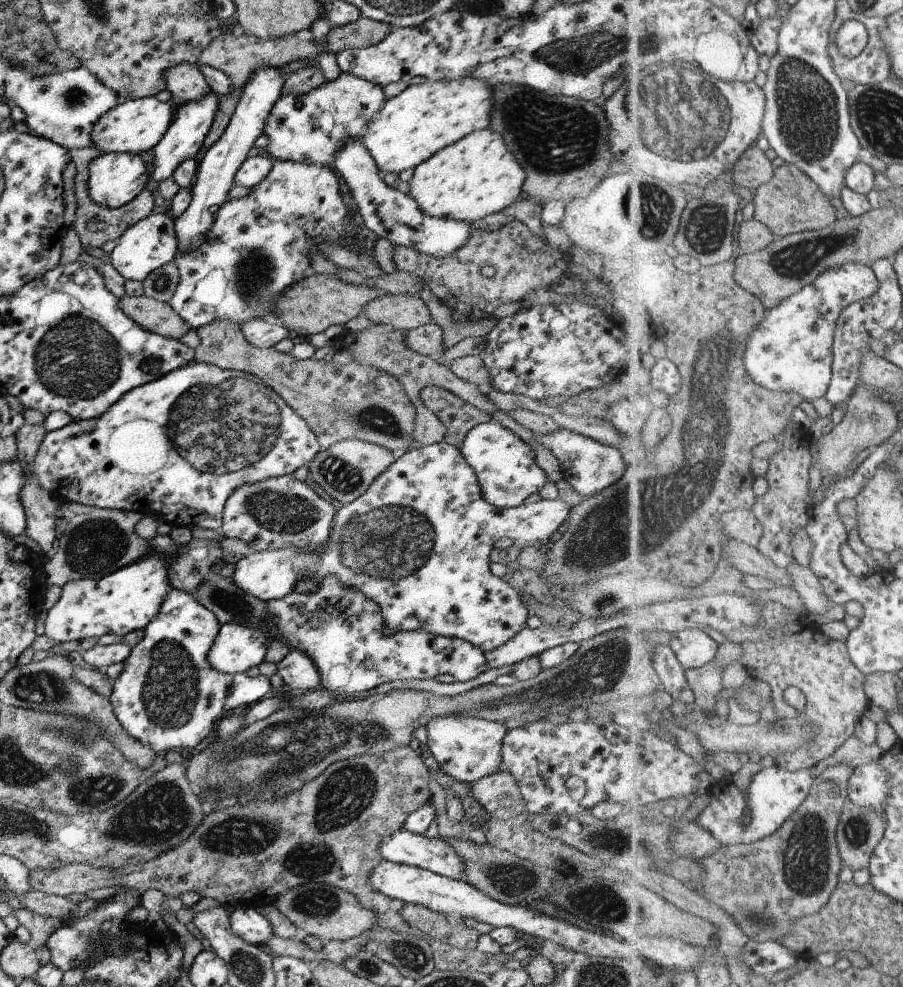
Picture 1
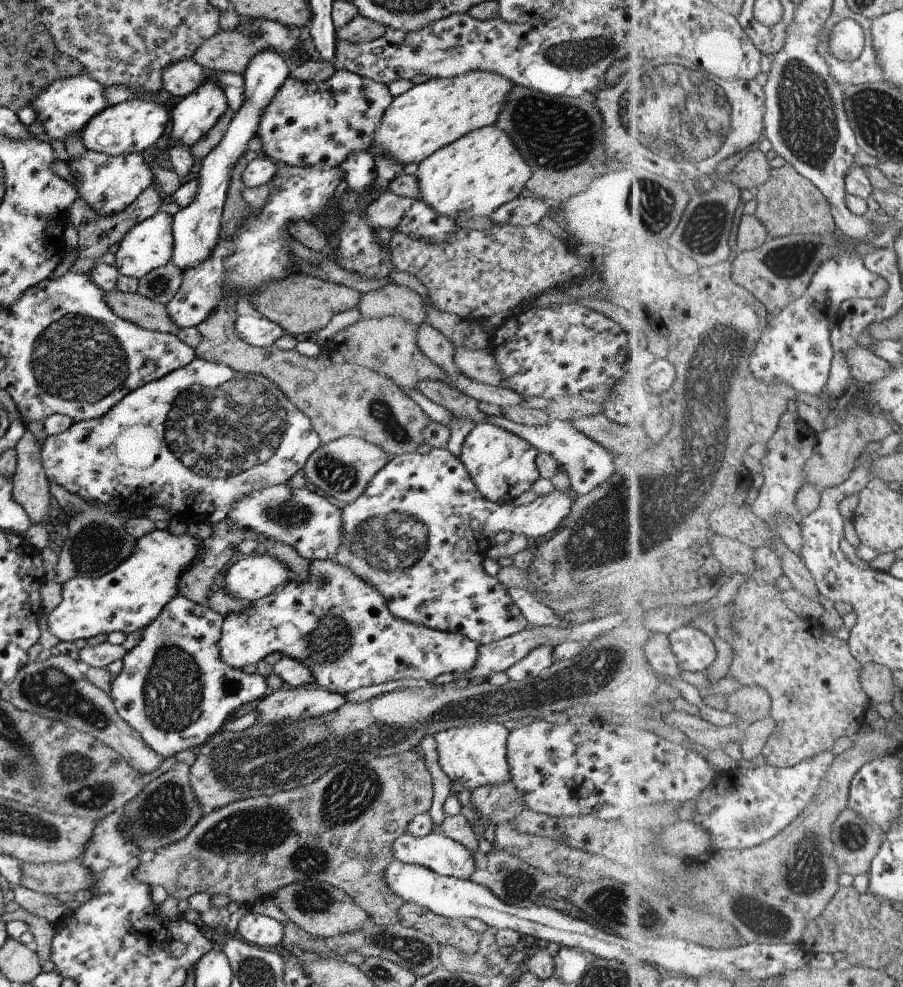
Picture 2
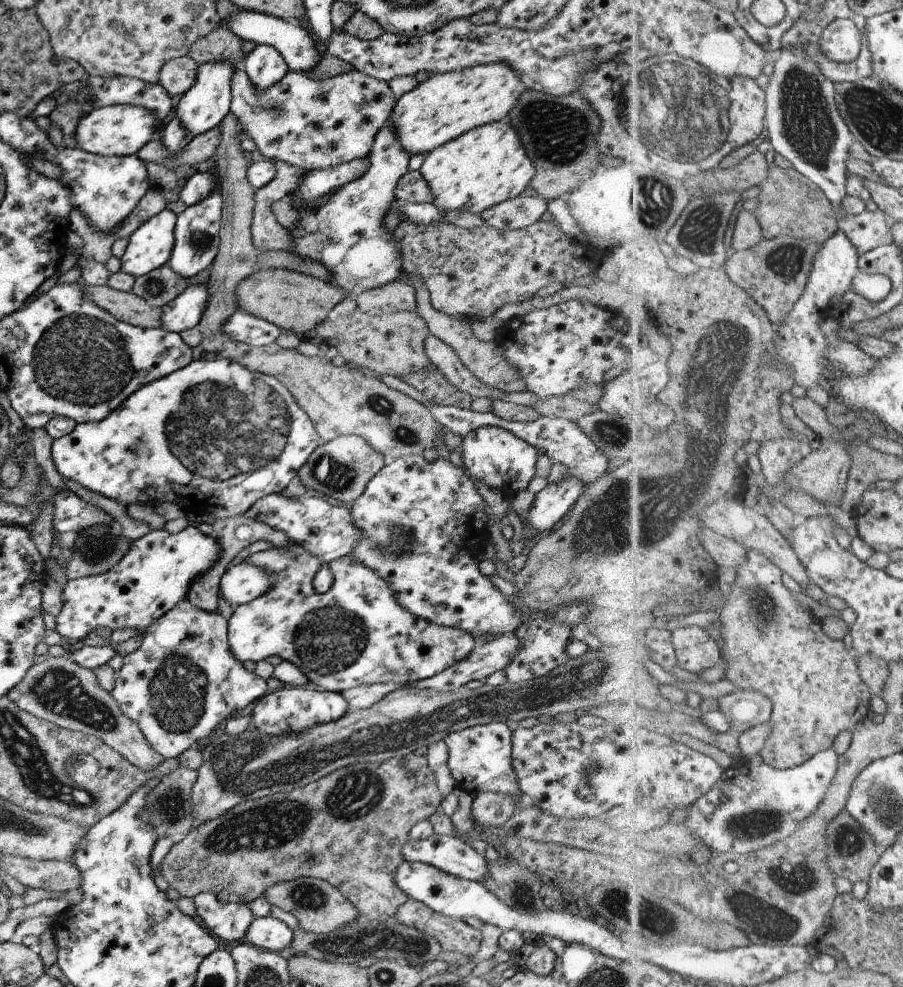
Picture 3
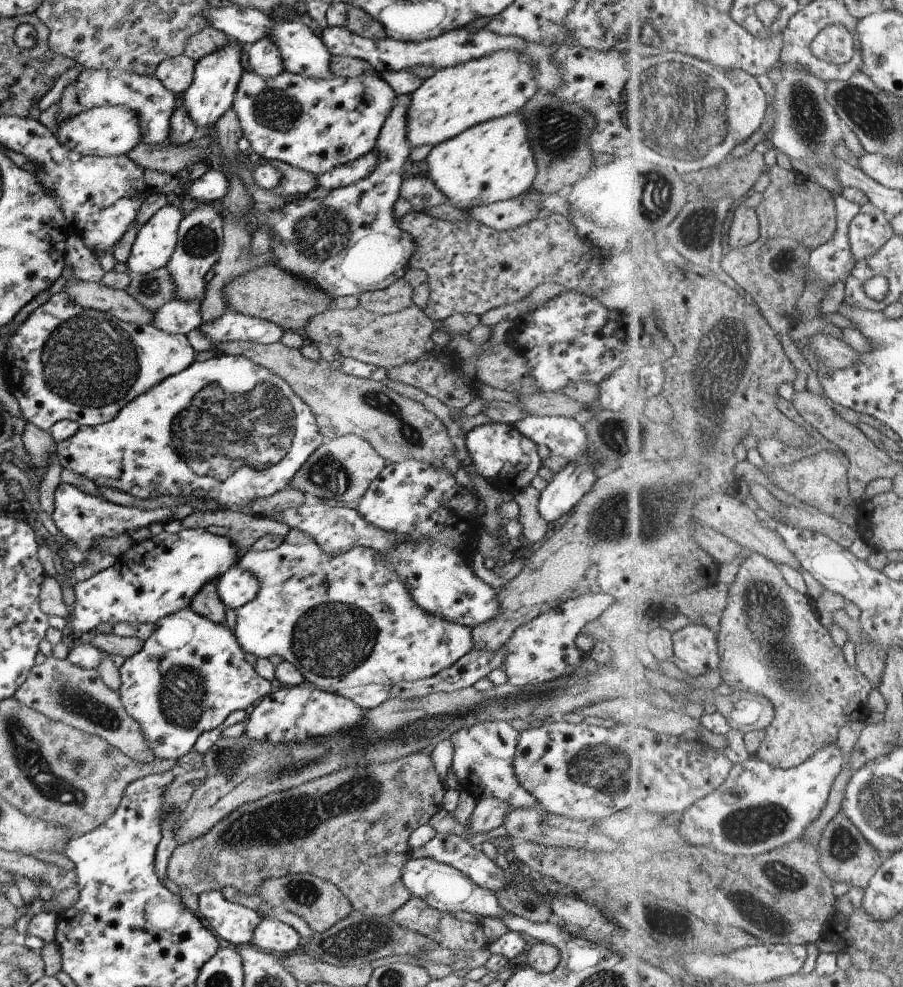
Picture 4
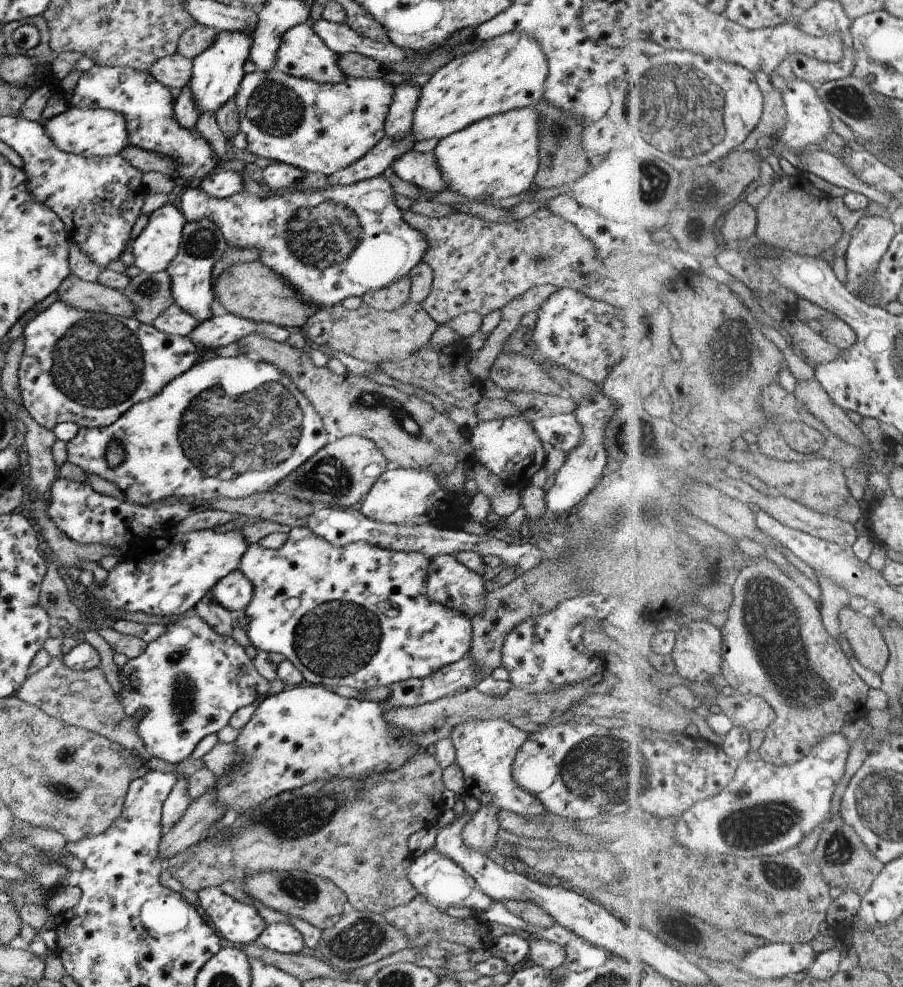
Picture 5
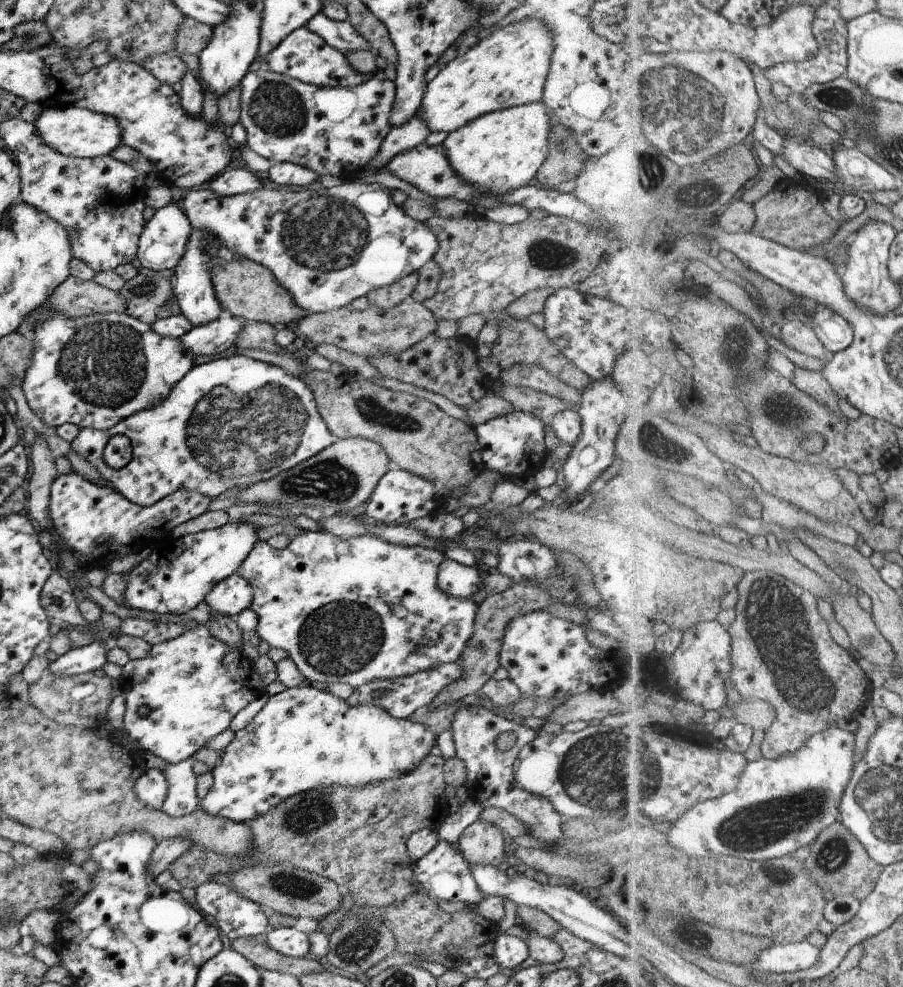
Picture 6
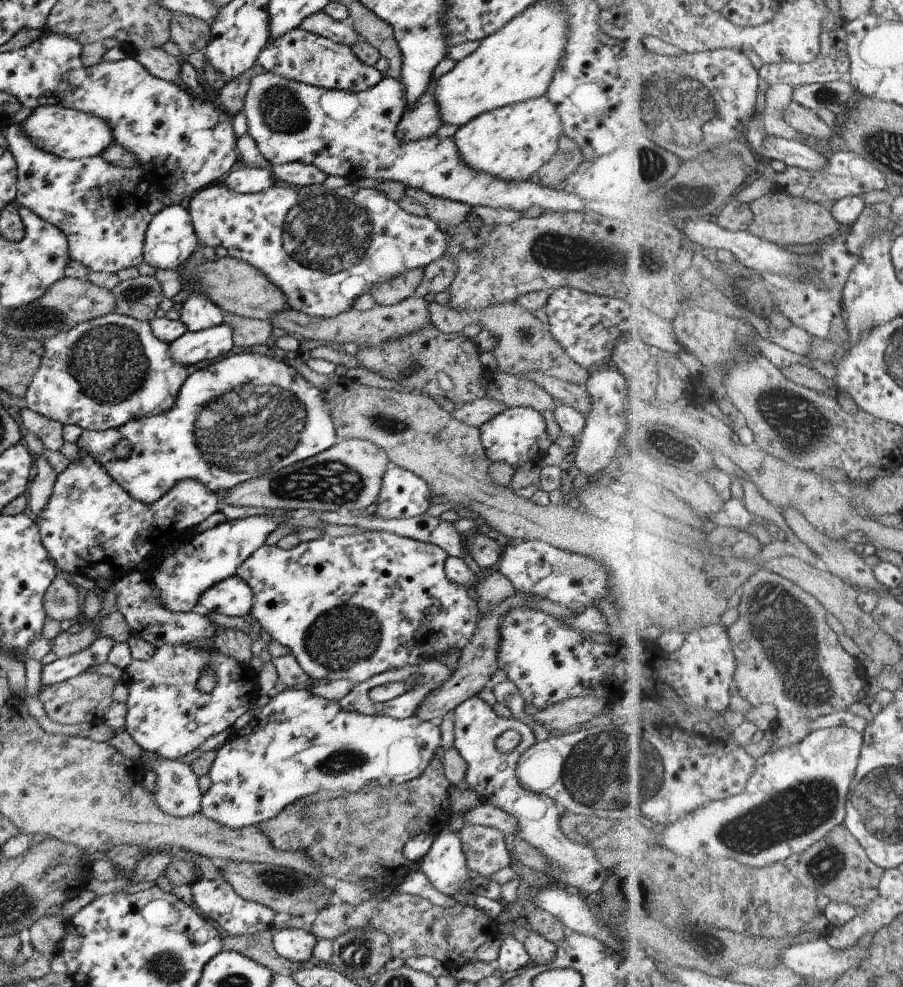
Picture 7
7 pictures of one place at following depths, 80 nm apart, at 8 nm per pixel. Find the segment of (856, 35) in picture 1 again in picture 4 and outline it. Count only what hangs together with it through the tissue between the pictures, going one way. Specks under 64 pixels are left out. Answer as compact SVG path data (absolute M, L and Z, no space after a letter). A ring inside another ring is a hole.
M842 24L827 26L816 36L811 49L817 58L835 65L851 62L860 51L859 42L853 40L851 32Z

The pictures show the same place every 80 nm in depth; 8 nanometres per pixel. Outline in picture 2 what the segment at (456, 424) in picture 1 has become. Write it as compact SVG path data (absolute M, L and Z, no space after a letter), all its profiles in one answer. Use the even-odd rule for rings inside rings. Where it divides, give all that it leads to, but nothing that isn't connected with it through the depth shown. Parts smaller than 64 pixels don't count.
M422 380L416 382L416 388L429 400L449 409L456 417L467 417L474 424L484 422L486 416L477 409L477 402L445 381Z

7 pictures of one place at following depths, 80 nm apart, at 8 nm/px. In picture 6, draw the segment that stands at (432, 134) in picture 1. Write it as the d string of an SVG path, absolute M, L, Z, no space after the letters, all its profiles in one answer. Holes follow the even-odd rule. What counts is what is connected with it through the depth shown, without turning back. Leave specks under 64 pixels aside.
M525 17L491 31L479 38L473 48L462 56L456 56L441 67L437 75L426 84L420 107L415 115L419 115L425 121L430 132L450 133L482 114L539 101L550 67L552 46L552 34L548 26L536 18Z

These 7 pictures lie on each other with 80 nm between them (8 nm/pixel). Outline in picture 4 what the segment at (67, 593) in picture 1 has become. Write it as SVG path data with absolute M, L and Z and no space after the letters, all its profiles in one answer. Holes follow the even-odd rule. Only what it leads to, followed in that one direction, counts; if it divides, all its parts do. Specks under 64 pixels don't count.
M180 529L175 534L161 532L150 536L147 540L133 543L121 554L113 566L96 573L83 581L71 581L74 601L69 607L69 614L65 616L65 626L68 624L71 634L82 634L84 639L91 635L98 624L151 624L159 618L168 616L181 608L188 608L191 598L201 590L205 582L217 580L221 574L236 565L240 552L231 544L227 536L213 536L204 529Z

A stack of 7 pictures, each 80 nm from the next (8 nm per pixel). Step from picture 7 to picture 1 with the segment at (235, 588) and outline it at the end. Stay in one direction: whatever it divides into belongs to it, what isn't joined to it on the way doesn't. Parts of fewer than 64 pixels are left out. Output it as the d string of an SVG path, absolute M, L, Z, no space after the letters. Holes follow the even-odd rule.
M444 441L434 445L424 445L421 448L409 449L403 455L394 460L387 468L379 473L367 487L365 492L362 492L355 500L350 503L339 505L333 515L331 530L326 546L318 547L317 549L306 549L305 551L293 548L285 549L267 549L262 551L253 551L247 556L235 558L234 570L232 577L234 585L240 588L243 592L262 600L263 602L278 599L285 596L289 591L294 589L295 580L299 580L301 576L313 576L320 583L320 580L325 575L333 575L338 578L342 586L346 589L353 589L367 598L370 598L381 611L384 623L388 631L423 631L442 637L458 638L462 641L474 644L480 651L488 652L488 650L496 649L504 642L507 642L516 632L519 632L526 626L526 617L530 614L527 612L519 594L515 589L509 587L499 577L494 576L489 571L489 551L493 548L493 542L497 538L510 538L516 544L534 545L539 544L539 541L547 541L547 538L559 528L563 520L568 518L569 507L560 499L542 499L535 502L521 503L516 507L497 508L483 500L479 485L477 484L476 476L470 469L470 466L464 461L457 447L448 445Z

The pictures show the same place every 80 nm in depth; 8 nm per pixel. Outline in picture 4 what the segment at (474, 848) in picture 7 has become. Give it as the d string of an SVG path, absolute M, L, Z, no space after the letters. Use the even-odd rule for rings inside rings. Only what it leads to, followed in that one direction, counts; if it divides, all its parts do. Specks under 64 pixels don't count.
M482 797L477 800L475 809L469 818L466 829L473 834L493 831L493 829L504 825L504 820L510 807L497 798Z

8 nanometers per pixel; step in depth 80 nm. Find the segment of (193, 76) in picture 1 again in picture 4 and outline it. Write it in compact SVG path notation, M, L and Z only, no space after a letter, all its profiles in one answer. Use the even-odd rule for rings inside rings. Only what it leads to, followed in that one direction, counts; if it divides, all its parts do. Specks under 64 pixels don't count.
M177 55L159 62L153 75L172 94L183 93L192 82L195 61L184 55Z

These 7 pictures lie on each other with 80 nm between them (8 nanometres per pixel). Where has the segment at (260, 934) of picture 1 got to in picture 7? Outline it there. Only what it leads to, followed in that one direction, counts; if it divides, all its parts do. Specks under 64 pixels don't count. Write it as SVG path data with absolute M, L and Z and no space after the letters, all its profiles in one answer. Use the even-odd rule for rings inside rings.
M284 928L273 931L272 947L284 959L300 965L308 965L315 946L315 937L310 931L296 928Z

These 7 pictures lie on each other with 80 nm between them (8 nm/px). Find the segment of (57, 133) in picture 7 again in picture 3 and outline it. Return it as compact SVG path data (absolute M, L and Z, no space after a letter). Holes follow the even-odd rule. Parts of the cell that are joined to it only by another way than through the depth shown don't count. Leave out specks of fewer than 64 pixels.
M129 104L108 105L93 108L89 114L79 117L75 128L75 149L103 157L136 154L149 140L155 138L159 129L157 114Z

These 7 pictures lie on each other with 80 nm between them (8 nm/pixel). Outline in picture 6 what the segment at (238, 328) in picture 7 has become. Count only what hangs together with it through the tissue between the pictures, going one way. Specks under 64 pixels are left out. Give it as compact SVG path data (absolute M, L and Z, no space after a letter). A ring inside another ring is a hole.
M243 321L241 330L237 333L237 336L235 340L233 340L236 347L240 349L250 349L251 350L265 350L265 352L278 352L278 350L282 350L282 352L291 352L292 354L299 356L299 359L301 362L303 362L305 368L308 371L307 376L300 379L309 387L309 390L312 390L314 401L316 402L317 412L321 415L321 418L323 419L323 422L325 422L326 427L329 429L329 432L332 434L333 438L336 440L338 439L346 439L349 437L361 437L364 439L369 439L370 441L376 442L381 448L386 452L386 455L388 456L388 459L391 460L391 462L395 462L397 466L401 470L413 473L414 475L417 475L418 477L424 478L425 480L431 481L436 488L442 488L442 486L445 486L447 488L448 495L451 494L451 492L455 492L455 490L459 490L459 488L462 488L465 490L465 493L467 493L467 486L473 478L483 468L482 460L480 457L480 448L478 445L478 442L476 441L476 434L473 430L473 427L467 423L464 423L463 421L459 419L455 419L451 416L448 416L445 414L445 412L441 411L436 405L433 403L427 401L426 399L423 399L421 397L416 397L414 395L408 394L406 392L400 391L395 392L391 391L389 389L385 389L383 387L379 387L372 383L371 381L366 381L363 379L356 378L356 380L345 380L343 382L343 378L338 378L337 376L334 376L329 371L312 371L309 370L307 365L305 364L304 357L299 354L299 352L295 352L293 349L279 349L278 346L275 344L274 341L274 329L273 326L270 324L267 324L267 322L253 322L253 321Z

